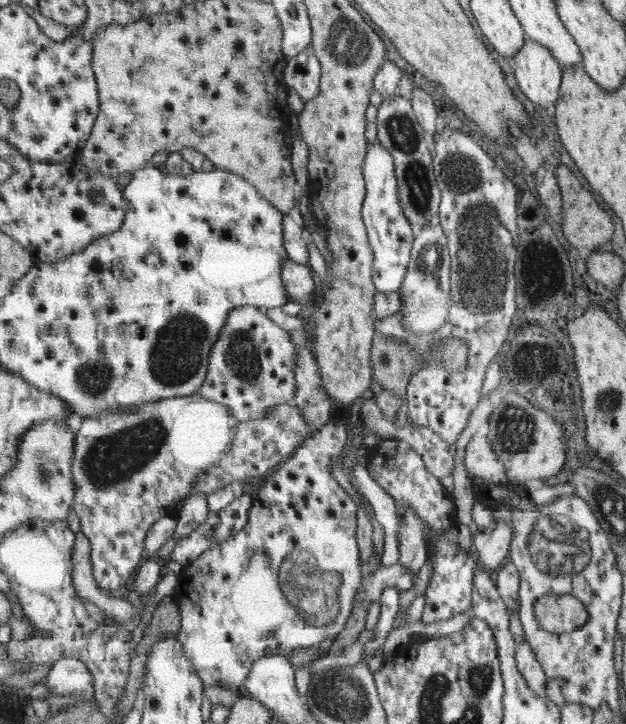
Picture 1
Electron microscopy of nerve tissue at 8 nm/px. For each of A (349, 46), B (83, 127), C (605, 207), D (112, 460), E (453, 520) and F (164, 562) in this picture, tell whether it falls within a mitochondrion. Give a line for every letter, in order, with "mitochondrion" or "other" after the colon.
A: mitochondrion
B: other
C: other
D: mitochondrion
E: other
F: other

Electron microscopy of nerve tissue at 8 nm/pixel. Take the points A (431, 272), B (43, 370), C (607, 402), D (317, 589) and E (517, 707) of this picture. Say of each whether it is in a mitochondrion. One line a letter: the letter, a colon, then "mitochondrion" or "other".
A: mitochondrion
B: other
C: mitochondrion
D: mitochondrion
E: other

